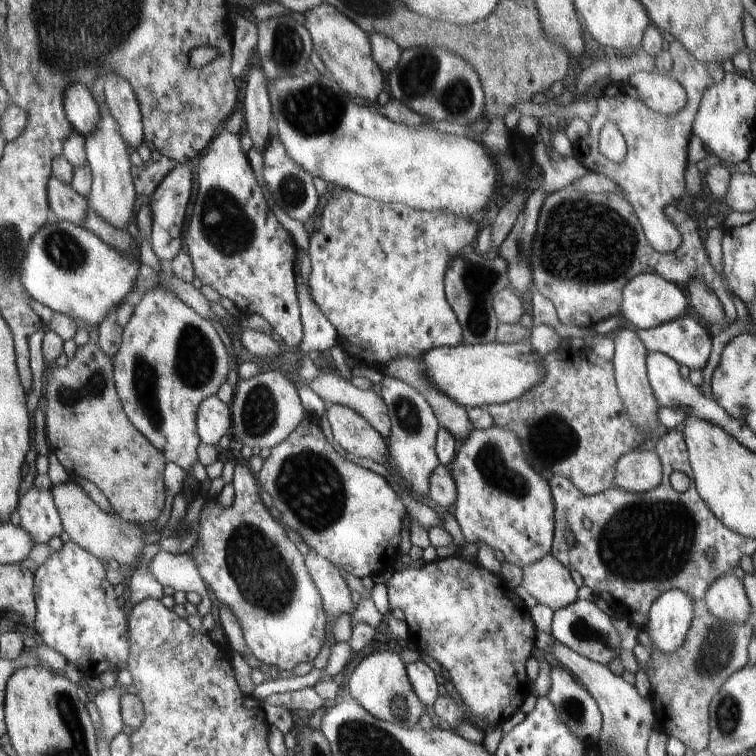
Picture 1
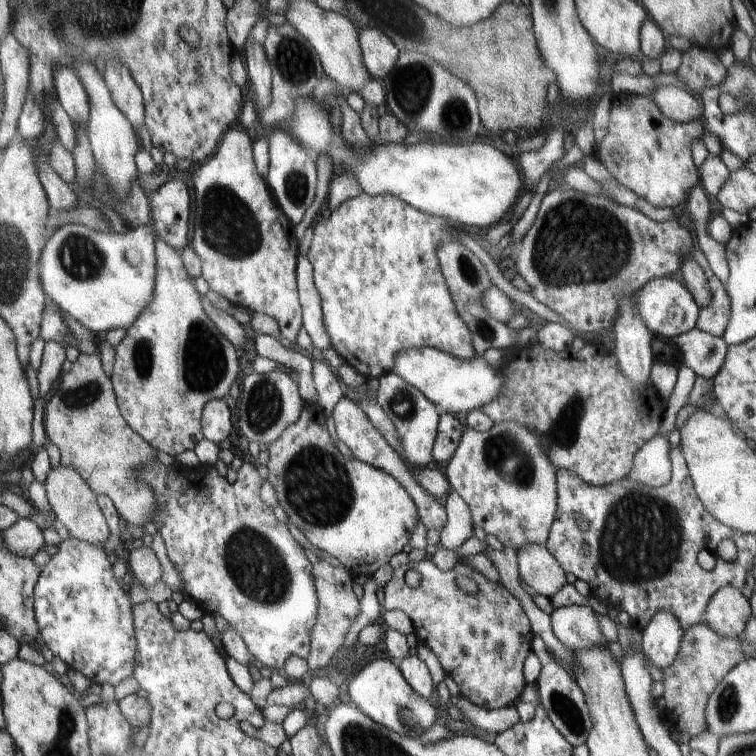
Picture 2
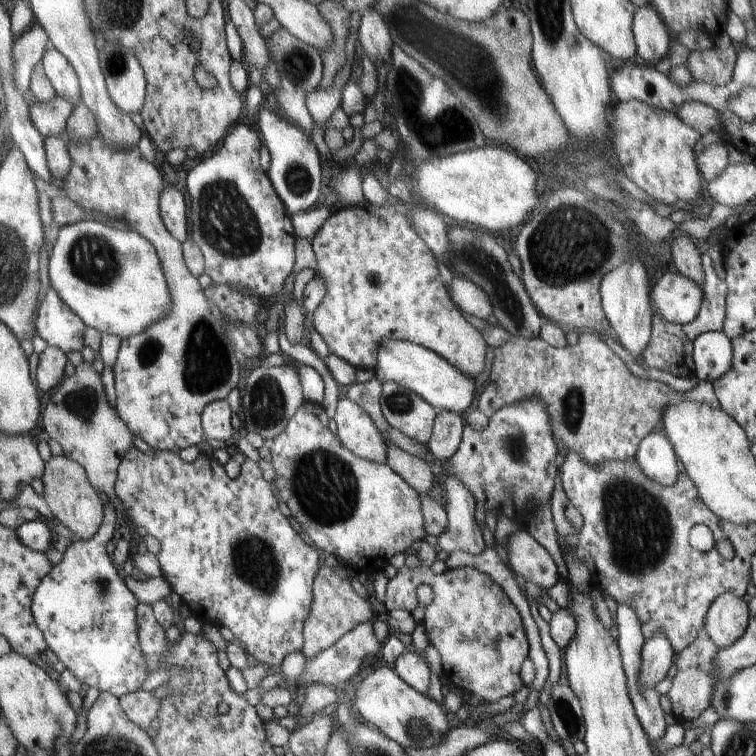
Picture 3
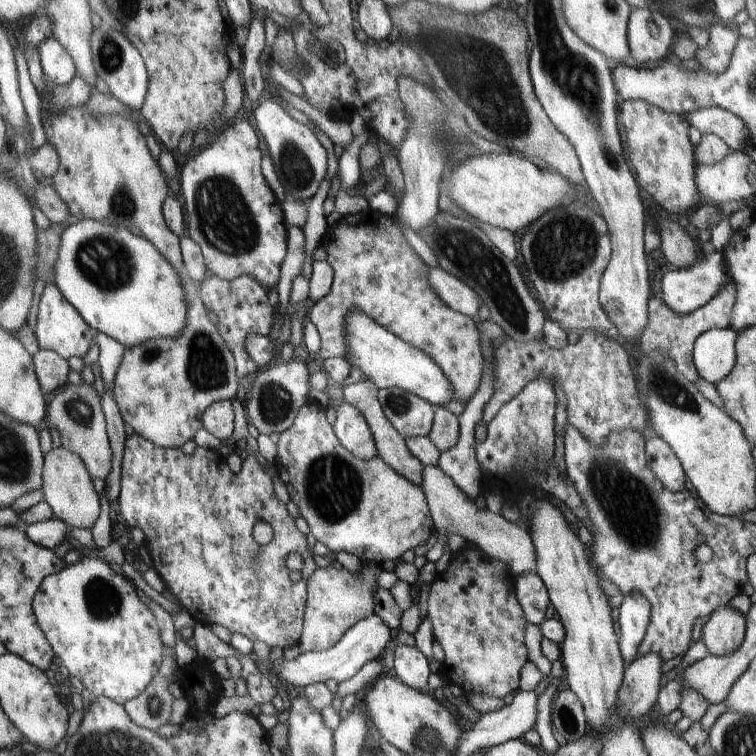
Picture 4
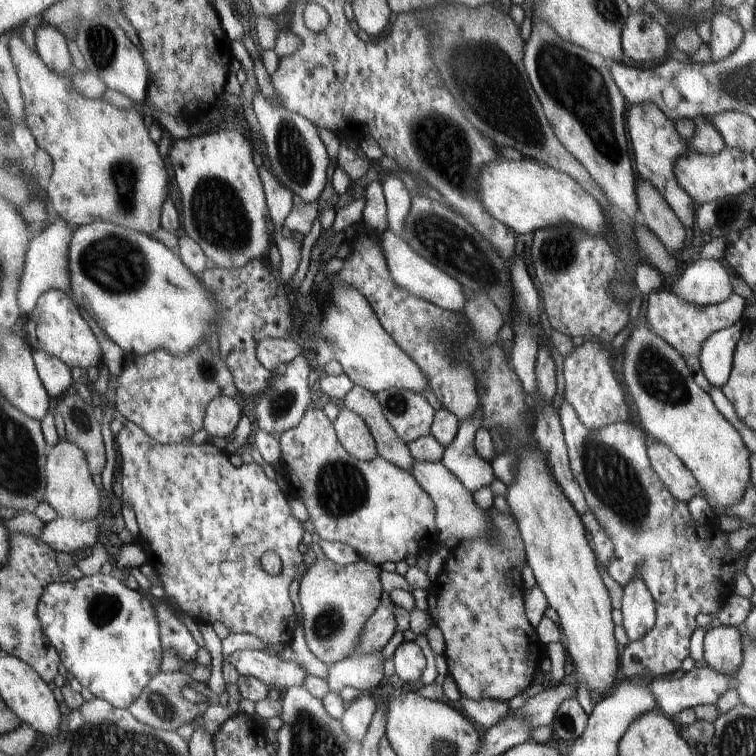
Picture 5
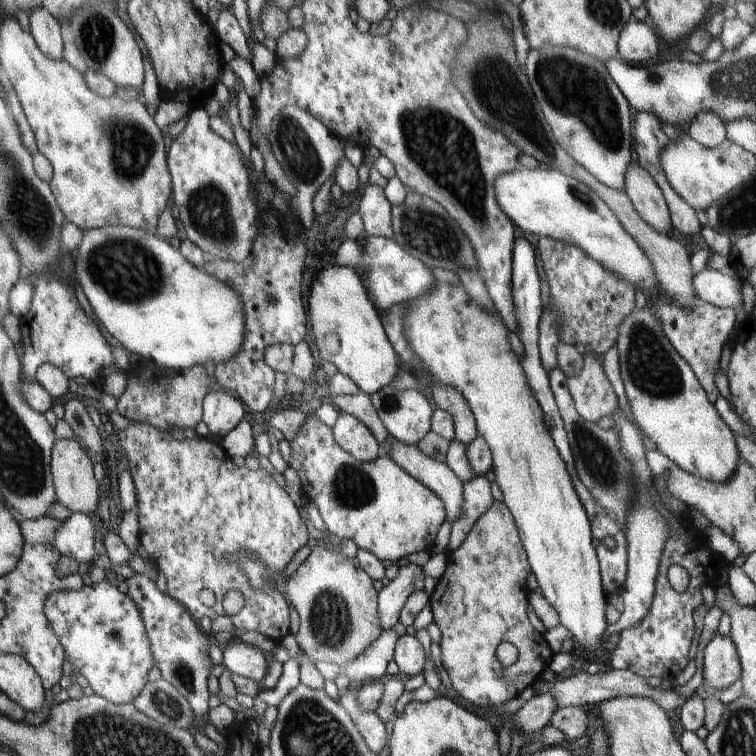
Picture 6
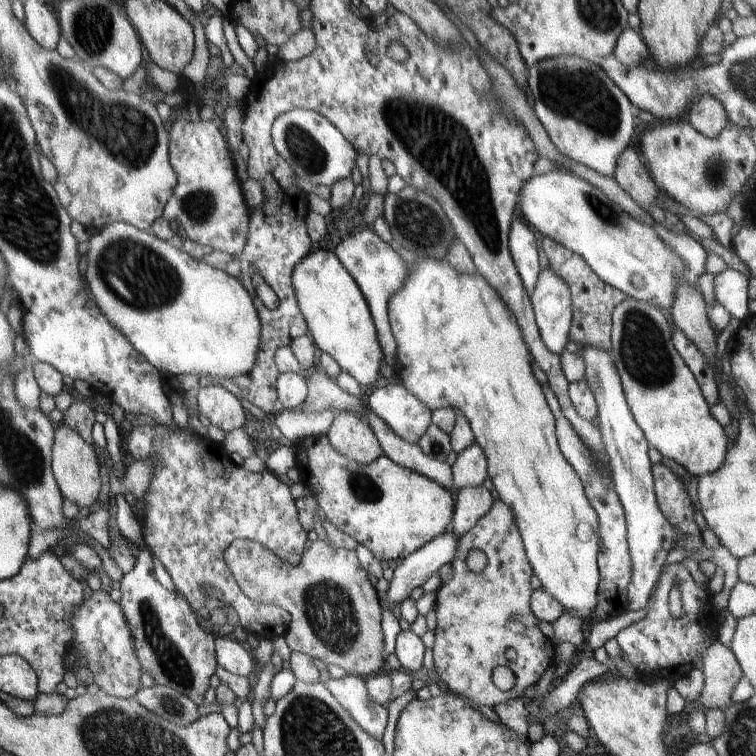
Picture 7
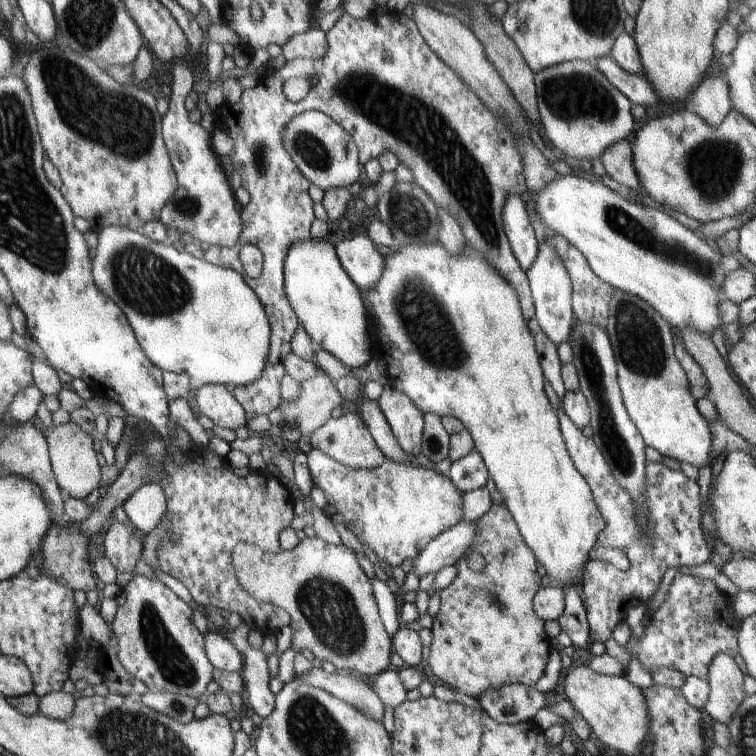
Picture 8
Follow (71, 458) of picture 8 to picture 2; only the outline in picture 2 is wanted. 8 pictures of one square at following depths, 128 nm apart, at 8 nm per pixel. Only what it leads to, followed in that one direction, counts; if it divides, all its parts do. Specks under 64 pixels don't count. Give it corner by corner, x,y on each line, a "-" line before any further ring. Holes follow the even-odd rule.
58,464
56,468
50,468
46,480
43,482
46,489
46,496
52,511
56,518
62,523
62,526
68,530
70,537
94,546
109,547
110,530
106,525
106,520
100,507
96,503
96,494
88,486
88,483
72,468

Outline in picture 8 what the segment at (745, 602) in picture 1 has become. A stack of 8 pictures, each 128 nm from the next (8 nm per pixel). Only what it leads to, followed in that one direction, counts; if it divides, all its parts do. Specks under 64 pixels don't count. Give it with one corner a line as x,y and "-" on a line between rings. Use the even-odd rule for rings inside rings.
716,654
708,667
710,694
703,713
709,721
730,724
732,716
745,699
744,672
727,654

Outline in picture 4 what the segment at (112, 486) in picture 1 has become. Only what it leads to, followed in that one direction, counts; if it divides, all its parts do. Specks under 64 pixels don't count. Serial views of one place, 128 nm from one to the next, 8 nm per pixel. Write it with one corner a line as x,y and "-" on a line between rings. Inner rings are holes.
68,382
47,405
47,421
58,430
61,446
76,452
82,458
88,474
94,478
105,479
112,468
112,449
106,430
106,419
101,407
100,396
90,384
75,386

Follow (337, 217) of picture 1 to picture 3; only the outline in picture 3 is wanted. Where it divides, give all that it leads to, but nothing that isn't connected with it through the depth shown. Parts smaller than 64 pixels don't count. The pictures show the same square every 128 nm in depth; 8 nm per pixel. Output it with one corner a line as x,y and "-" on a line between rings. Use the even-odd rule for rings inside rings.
363,202
356,208
333,210
311,242
316,256
316,272
322,276
326,296
313,314
313,330
326,342
329,352
344,358
356,369
376,366
376,350
386,338
410,341
439,354
450,366
476,379
486,368
487,344
480,332
462,316
443,283
434,253
416,234
408,220
410,205
374,206

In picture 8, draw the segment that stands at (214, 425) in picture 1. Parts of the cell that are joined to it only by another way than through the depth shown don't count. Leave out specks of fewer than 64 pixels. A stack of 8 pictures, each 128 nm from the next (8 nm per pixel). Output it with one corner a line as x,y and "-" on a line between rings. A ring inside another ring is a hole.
205,384
197,390
195,398
198,403
200,415
208,416
216,426
234,431
236,428
246,426
246,411
242,408
238,400
234,398
234,395
227,389
227,385

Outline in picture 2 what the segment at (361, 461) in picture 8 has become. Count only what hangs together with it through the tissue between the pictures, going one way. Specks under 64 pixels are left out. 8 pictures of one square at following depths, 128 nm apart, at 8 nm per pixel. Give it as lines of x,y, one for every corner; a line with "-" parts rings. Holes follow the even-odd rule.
342,397
336,403
334,407
332,418
334,418
334,424
336,427
337,435
339,439
346,444
347,448
352,451
352,455
362,462
374,466
378,469
384,470
388,474
391,474
406,490
408,494
412,497
415,502
419,518
428,530
436,530
441,532
441,530
446,526
447,514
444,508
444,503
434,496
430,496
417,482
412,478
410,474
408,464
403,458
400,458
399,454
384,440
384,437
380,434
379,430
376,430
375,426
372,426
370,420
366,416
365,412
356,404
351,401
348,397

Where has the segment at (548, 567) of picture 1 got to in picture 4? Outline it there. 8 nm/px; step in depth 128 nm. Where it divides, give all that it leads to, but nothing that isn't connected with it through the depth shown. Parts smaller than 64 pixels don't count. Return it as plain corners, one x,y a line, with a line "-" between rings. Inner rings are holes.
424,465
421,489
426,496
435,526
434,539
426,553
427,561
436,564
444,554
444,545
448,542
448,535
460,534
466,542
480,547
488,556
504,562
515,576
528,572
536,573
534,542
526,528
519,527
519,523
510,522
504,519
502,514
495,514
488,508
480,510
475,500
470,500
438,465

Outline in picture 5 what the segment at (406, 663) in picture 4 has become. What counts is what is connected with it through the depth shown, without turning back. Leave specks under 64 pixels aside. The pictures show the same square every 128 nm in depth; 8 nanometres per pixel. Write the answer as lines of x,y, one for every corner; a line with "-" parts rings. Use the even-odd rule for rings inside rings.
402,641
396,648
391,658
395,666
395,672
404,682
420,682
422,672
426,668
426,659
422,649
415,641

